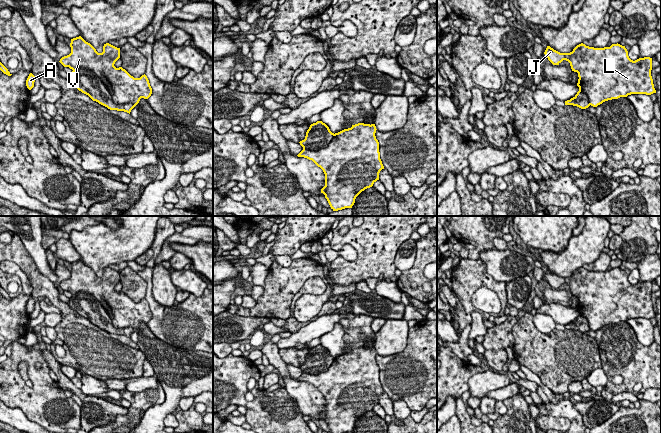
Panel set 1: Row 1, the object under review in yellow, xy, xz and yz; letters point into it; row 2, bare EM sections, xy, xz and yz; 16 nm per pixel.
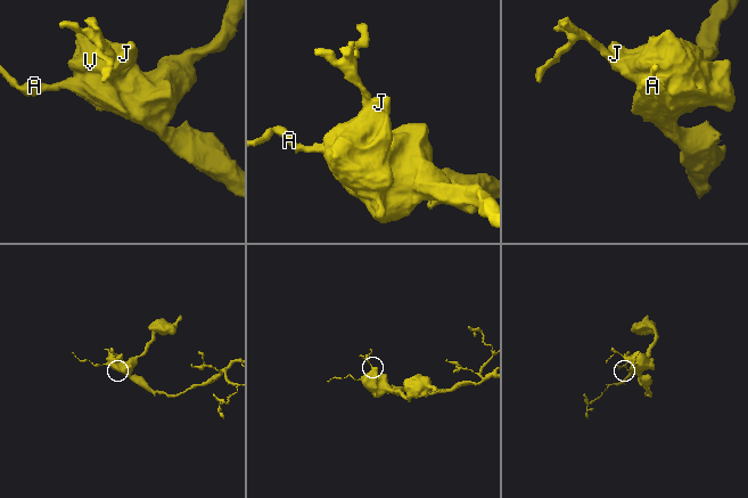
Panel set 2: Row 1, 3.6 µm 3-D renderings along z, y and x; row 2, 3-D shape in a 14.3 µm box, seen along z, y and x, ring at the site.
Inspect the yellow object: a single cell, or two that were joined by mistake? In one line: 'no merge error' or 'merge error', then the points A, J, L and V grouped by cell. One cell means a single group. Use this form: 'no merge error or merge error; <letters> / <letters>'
merge error; A / J L V

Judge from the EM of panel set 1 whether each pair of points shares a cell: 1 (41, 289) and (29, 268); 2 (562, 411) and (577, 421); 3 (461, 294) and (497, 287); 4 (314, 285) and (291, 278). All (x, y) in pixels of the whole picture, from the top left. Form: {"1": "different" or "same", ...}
{"1": "same", "2": "same", "3": "same", "4": "different"}

